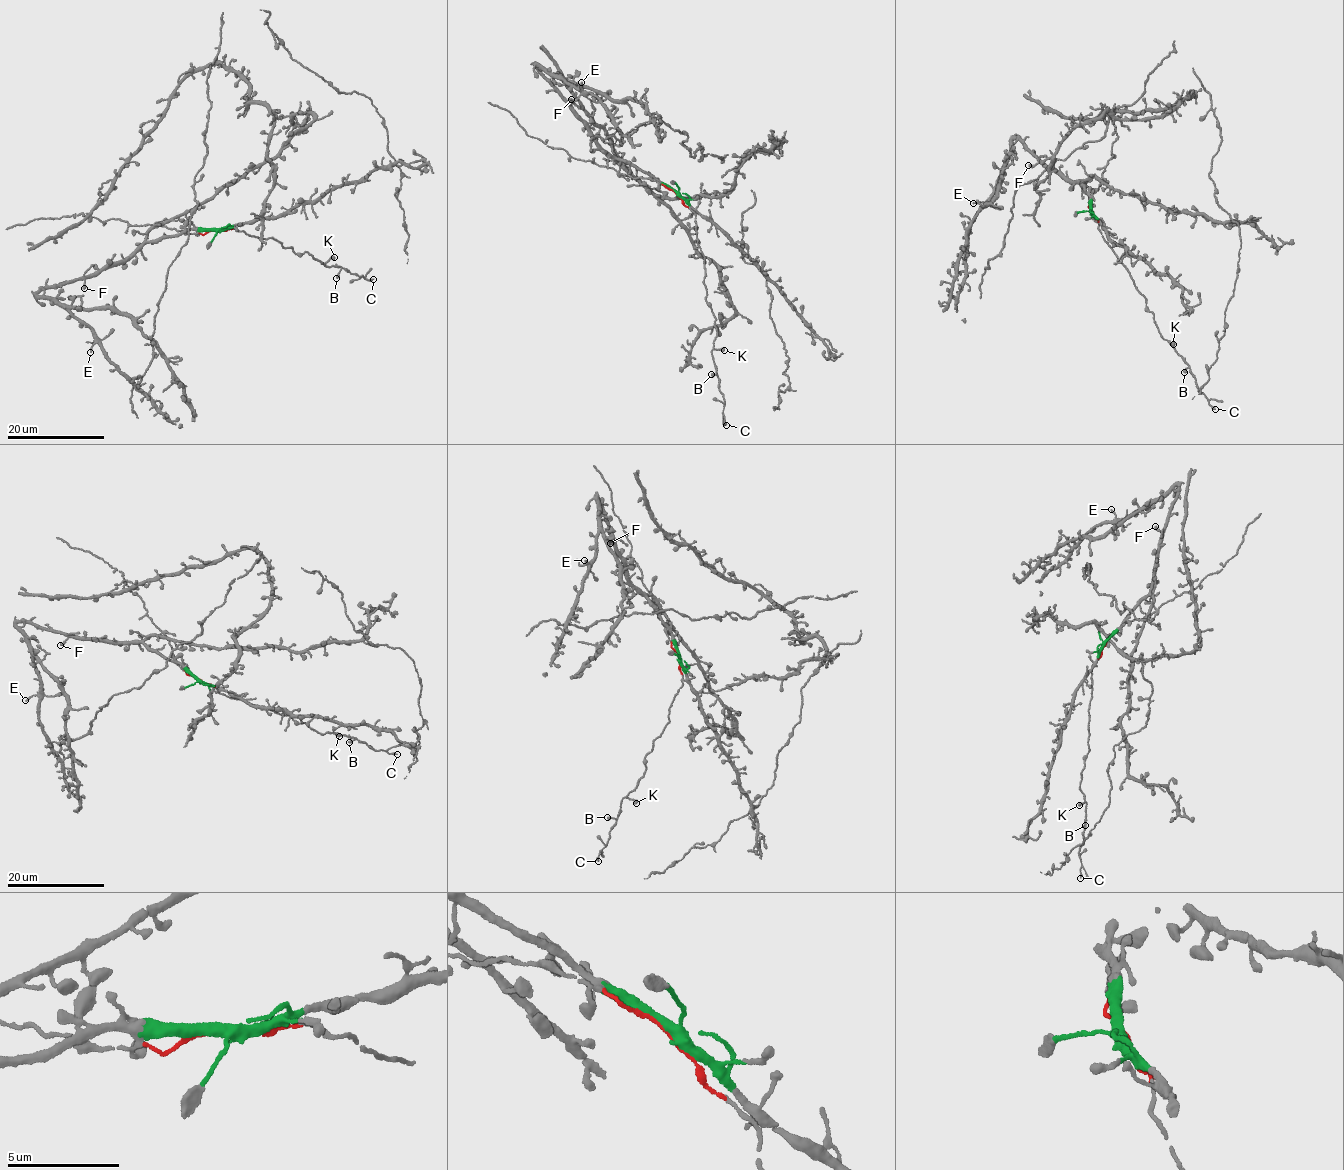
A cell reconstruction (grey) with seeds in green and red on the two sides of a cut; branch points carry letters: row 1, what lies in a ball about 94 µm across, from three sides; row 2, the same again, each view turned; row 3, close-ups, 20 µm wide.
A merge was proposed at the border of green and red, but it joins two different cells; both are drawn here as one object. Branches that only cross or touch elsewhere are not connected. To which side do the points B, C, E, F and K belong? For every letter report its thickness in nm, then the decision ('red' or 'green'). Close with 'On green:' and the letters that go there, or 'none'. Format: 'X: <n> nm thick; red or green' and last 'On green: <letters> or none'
B: 320 nm thick; red
C: 280 nm thick; red
E: 180 nm thick; green
F: 340 nm thick; green
K: 440 nm thick; red
On green: E, F

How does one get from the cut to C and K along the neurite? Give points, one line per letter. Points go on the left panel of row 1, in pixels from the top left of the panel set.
C: (216, 230), (230, 229), (272, 238), (297, 253), (308, 252), (325, 265), (374, 279)
K: (216, 230), (230, 229), (272, 238), (297, 253), (308, 252), (324, 263), (334, 257)

